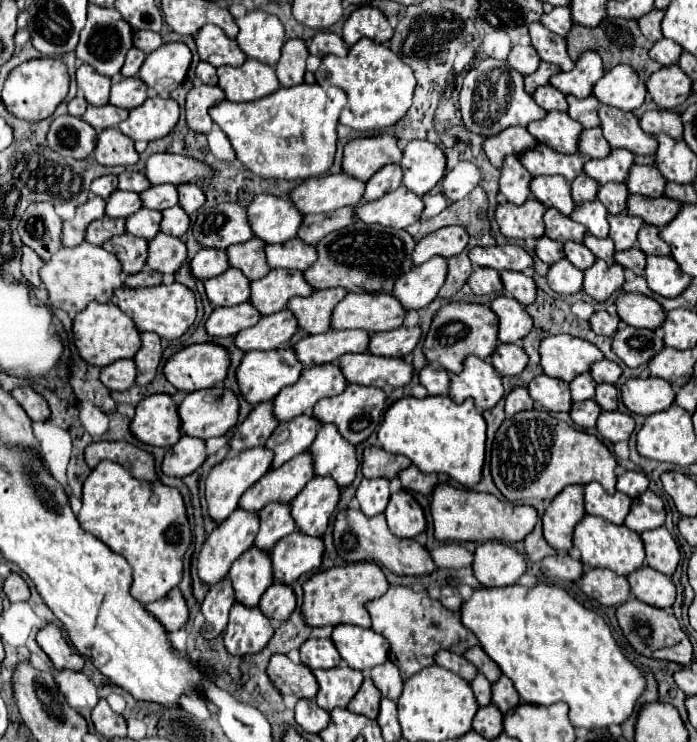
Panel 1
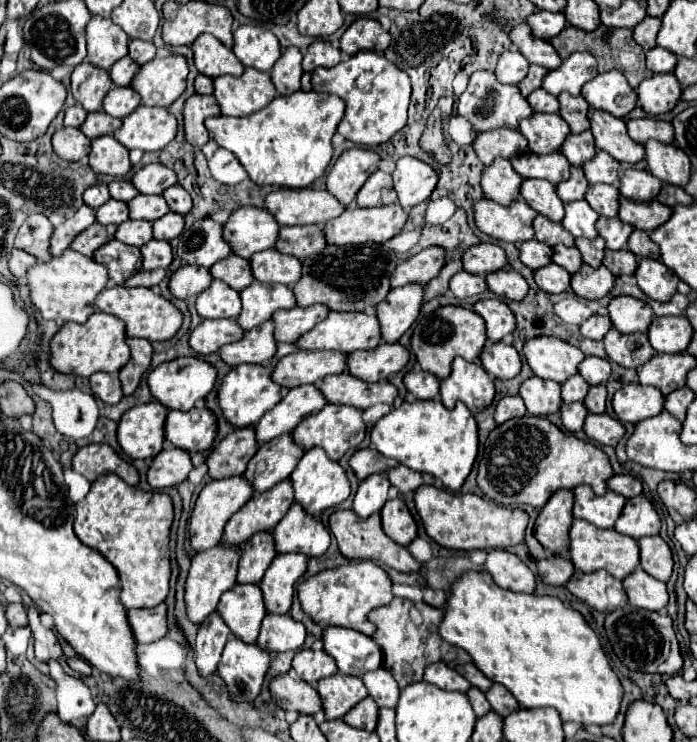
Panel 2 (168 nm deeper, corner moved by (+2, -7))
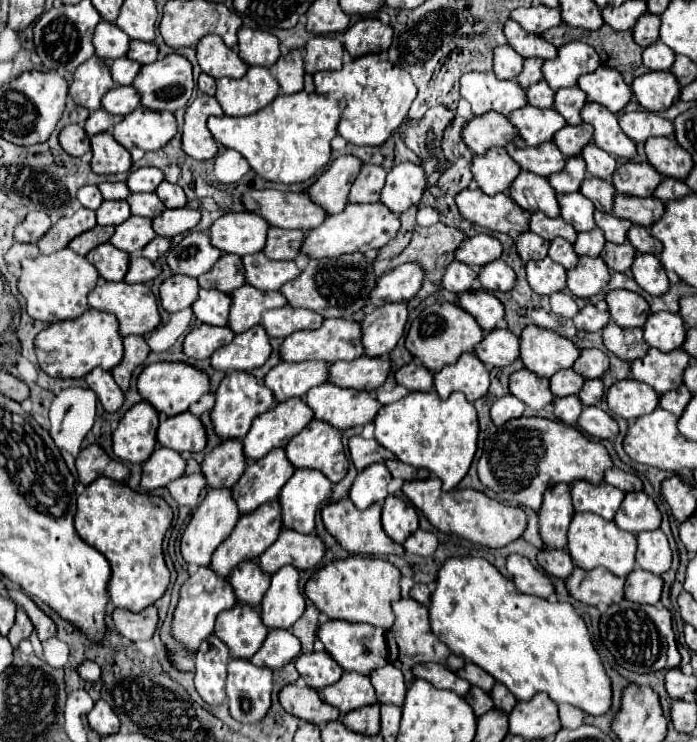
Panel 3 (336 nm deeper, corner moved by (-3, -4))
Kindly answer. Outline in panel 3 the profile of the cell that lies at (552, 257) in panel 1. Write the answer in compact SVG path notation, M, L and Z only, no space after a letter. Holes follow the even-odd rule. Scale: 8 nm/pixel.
M527 231L527 233L521 233L521 237L517 239L517 251L525 263L533 259L545 259L549 251L549 243L543 237Z

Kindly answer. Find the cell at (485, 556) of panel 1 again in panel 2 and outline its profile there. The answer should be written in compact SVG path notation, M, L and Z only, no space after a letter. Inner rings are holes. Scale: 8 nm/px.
M490 550L484 570L504 590L524 594L532 594L536 590L536 576L532 574L532 570L518 556L506 550Z

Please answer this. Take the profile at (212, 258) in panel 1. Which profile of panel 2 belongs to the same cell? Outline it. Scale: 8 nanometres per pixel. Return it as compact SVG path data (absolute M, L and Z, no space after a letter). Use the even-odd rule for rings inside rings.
M182 266L180 270L174 272L174 276L168 282L168 290L172 292L174 298L186 300L192 294L198 296L210 286L212 278L208 268L198 268L198 266Z

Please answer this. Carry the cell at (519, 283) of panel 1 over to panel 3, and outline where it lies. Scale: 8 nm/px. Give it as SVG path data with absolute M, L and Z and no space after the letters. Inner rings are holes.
M501 259L491 261L479 271L479 283L487 291L511 291L515 287L517 275L515 271Z

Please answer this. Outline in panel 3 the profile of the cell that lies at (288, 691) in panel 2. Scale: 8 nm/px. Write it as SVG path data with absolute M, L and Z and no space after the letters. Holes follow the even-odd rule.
M301 683L285 685L279 693L279 701L287 713L315 725L325 725L327 721L339 717L339 711L333 705L327 705L323 699L319 699L315 689Z

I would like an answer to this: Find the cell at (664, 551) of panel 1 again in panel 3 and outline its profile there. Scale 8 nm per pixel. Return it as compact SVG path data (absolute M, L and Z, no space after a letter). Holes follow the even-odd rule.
M661 529L639 533L637 543L639 543L637 563L641 569L655 573L655 575L663 575L665 571L671 569L673 553L671 553L669 541Z

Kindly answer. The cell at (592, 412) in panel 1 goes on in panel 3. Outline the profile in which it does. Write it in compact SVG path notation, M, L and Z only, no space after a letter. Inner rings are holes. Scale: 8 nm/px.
M571 395L571 397L561 397L553 401L555 407L555 417L567 425L575 425L581 411L583 411L583 403L579 401L579 397Z

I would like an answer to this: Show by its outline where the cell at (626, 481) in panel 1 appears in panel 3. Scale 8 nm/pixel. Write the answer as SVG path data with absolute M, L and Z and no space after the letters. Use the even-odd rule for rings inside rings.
M613 467L613 469L609 469L609 471L605 473L605 483L613 485L613 487L625 491L625 493L627 493L627 491L641 491L641 489L643 489L643 481L641 481L637 475L625 473L625 471L617 469L617 467Z

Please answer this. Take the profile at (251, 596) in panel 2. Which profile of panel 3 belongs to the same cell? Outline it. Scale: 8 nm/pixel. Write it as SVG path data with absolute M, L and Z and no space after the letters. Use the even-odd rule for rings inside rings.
M235 603L231 609L221 611L215 623L217 637L227 643L233 657L241 659L251 659L257 653L267 631L259 609L247 603Z

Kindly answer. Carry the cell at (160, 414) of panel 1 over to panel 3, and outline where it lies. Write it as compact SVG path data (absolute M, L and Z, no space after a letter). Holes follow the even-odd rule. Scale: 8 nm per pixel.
M151 403L133 405L113 431L113 453L121 461L143 463L157 447L157 411Z

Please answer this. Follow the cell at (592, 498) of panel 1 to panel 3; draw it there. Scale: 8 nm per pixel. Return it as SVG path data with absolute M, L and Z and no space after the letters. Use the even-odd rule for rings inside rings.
M575 481L571 487L571 495L575 511L589 511L601 515L607 521L615 517L625 497L625 493L621 489L615 489L613 485L601 483L599 487L595 487L589 481Z

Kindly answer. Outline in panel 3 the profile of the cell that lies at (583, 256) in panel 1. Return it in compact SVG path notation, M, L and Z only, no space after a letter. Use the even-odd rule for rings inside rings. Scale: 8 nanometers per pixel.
M553 239L551 241L551 247L549 247L549 257L557 263L561 263L563 267L567 269L575 269L577 267L577 261L579 261L579 255L573 251L573 245L569 241L563 241L563 239Z

